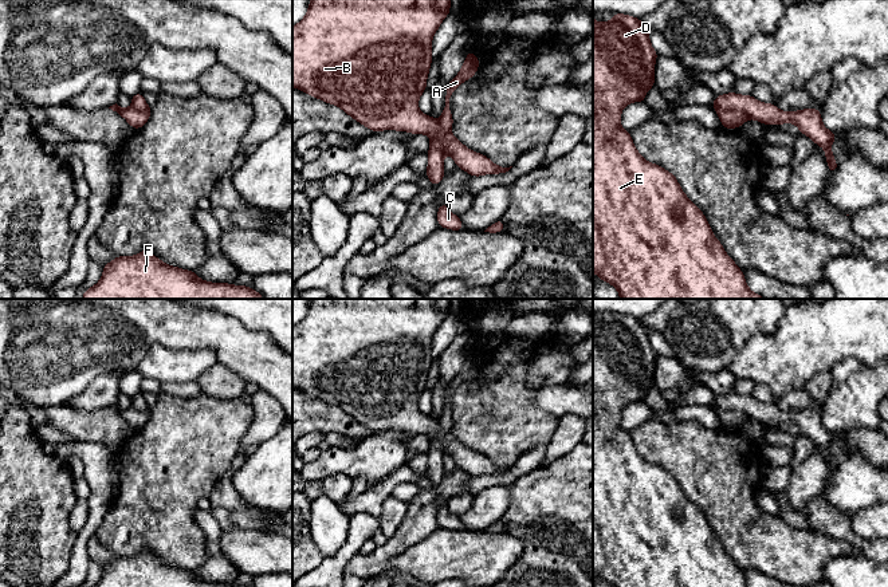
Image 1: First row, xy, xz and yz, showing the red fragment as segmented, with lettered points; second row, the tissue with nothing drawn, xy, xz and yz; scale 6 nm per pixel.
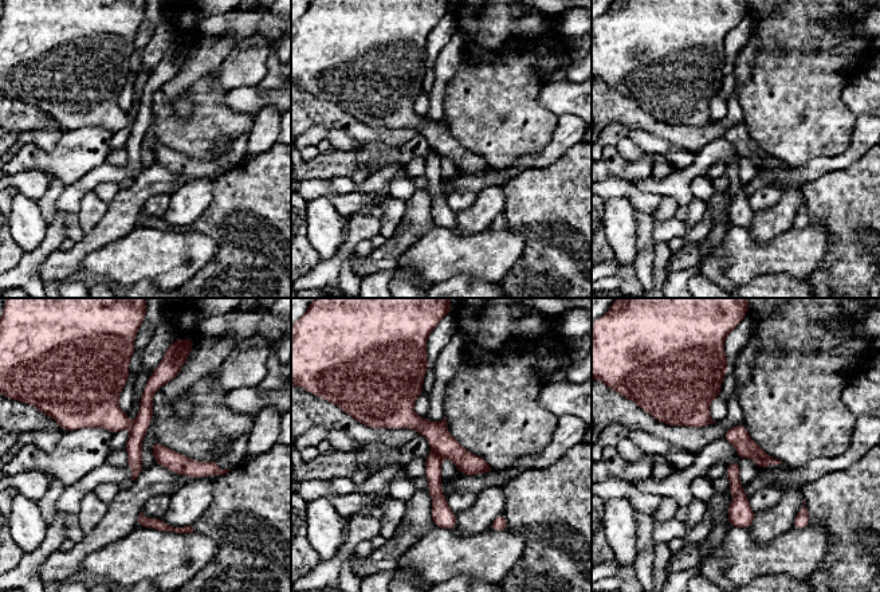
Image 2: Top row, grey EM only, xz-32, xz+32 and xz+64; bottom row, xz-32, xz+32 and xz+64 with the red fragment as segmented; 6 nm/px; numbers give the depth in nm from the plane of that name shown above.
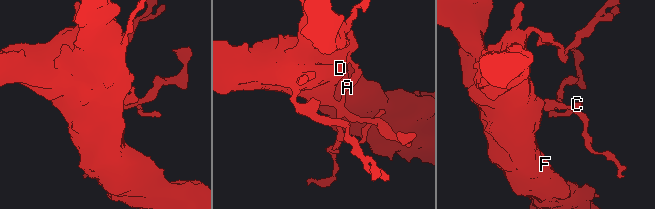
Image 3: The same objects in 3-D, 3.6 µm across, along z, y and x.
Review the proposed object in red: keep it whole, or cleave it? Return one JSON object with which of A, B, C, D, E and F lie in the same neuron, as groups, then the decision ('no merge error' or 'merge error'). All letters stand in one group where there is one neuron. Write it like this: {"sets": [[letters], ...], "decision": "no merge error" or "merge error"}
{"sets": [["A", "C"], ["B", "D", "E", "F"]], "decision": "merge error"}

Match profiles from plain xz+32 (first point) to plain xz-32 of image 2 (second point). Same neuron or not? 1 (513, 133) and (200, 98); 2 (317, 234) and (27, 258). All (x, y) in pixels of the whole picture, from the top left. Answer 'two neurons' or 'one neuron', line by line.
1: one neuron
2: two neurons

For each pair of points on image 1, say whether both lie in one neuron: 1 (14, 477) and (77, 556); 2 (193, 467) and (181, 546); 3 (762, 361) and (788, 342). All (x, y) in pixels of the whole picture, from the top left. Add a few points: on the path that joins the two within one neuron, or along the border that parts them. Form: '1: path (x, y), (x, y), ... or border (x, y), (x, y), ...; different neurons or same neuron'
1: border (77, 534), (70, 566), (65, 572); different neurons
2: path (181, 487), (181, 526); same neuron
3: path (769, 358), (781, 349); same neuron

